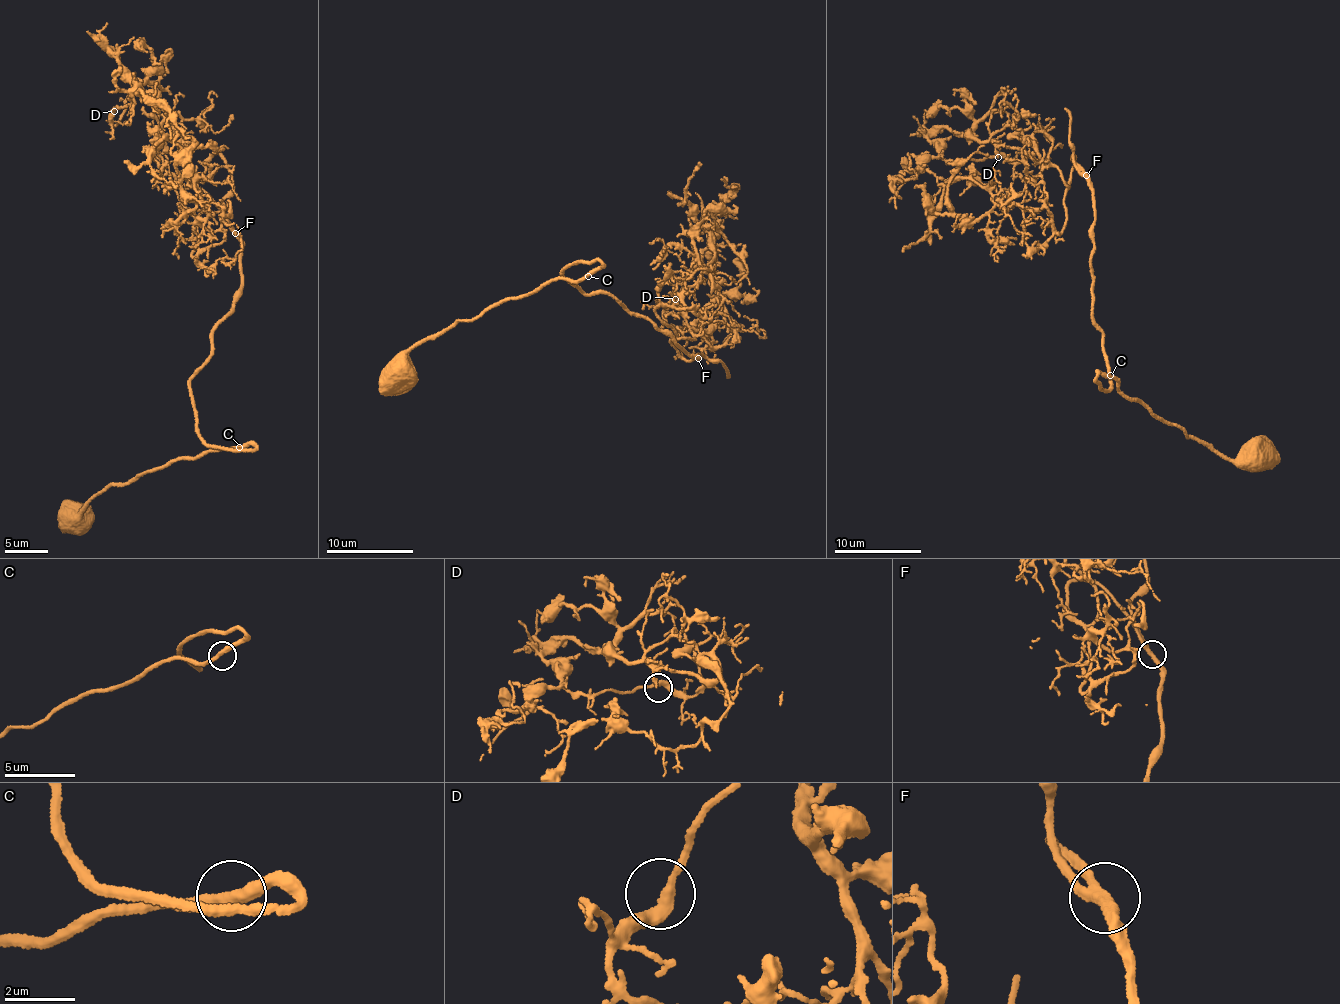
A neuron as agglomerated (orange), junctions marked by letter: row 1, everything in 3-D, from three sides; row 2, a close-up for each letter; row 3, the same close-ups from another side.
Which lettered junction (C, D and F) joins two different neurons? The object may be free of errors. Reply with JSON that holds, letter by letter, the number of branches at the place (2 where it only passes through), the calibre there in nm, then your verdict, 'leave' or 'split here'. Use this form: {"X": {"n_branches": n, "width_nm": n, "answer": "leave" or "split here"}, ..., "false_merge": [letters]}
{"C": {"n_branches": 2, "width_nm": 320, "answer": "leave"}, "D": {"n_branches": 2, "width_nm": 300, "answer": "leave"}, "F": {"n_branches": 2, "width_nm": 320, "answer": "leave"}, "false_merge": []}

